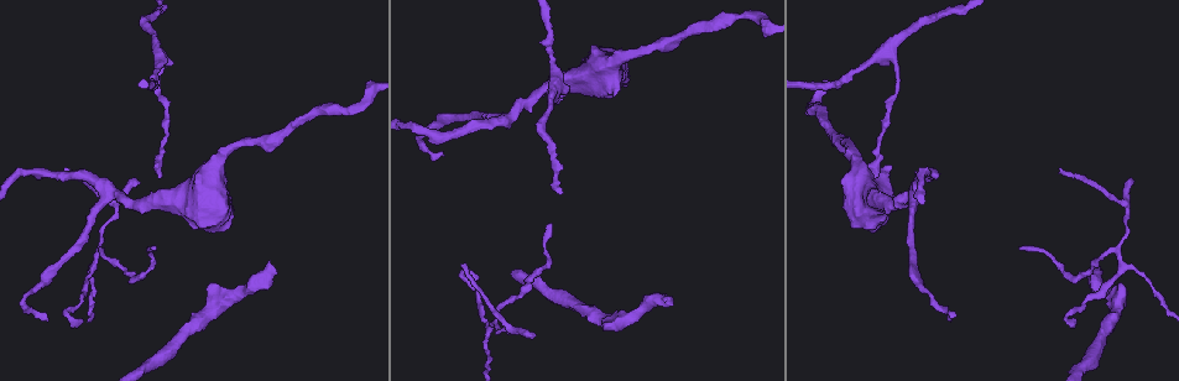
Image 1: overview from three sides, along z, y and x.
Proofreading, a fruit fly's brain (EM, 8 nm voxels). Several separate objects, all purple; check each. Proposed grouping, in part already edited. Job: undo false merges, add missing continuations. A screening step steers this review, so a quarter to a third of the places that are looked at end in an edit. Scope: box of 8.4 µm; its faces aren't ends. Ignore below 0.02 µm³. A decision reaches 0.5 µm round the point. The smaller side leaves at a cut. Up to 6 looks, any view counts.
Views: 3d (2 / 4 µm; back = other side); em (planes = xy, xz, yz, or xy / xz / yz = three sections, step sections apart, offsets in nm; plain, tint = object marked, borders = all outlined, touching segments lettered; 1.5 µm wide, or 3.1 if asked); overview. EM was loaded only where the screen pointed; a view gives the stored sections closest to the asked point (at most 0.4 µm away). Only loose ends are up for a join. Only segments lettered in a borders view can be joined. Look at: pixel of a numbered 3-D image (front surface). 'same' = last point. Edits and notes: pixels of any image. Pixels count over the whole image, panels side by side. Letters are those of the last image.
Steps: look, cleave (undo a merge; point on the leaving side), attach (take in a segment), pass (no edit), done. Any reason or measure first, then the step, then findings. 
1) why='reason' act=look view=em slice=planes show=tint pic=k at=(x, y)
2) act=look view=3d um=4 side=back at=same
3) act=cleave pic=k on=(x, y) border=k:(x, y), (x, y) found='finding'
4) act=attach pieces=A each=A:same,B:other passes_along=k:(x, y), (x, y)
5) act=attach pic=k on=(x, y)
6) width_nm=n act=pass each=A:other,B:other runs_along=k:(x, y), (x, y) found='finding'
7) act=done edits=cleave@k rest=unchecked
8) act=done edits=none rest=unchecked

why='tapers out' act=look view=em slice=xy step=4 show=tint pic=1 at=(137, 183)

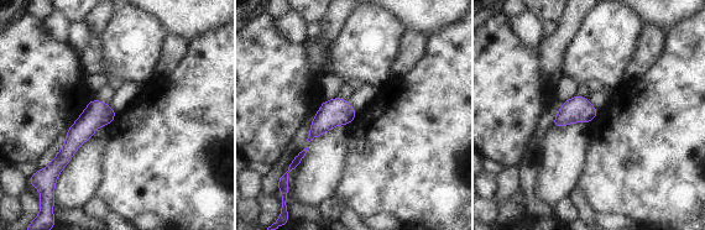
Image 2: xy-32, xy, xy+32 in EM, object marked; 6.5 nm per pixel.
why='another direction' act=look view=em slice=planes show=borders at=same

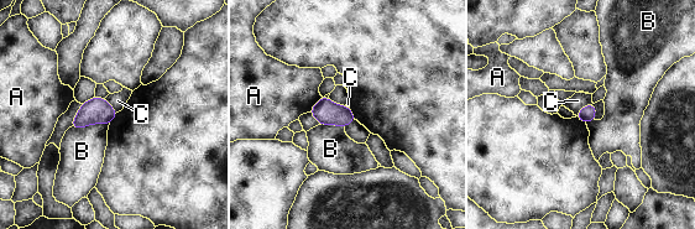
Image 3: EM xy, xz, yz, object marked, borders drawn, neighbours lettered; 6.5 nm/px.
act=pass each=A:other,B:other,C:other border=3:(592, 103), (589, 103), (575, 115) found='no lettered segment goes on from it'

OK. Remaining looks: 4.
act=look view=em slice=yz step=8 show=tint pic=1 at=(152, 248)

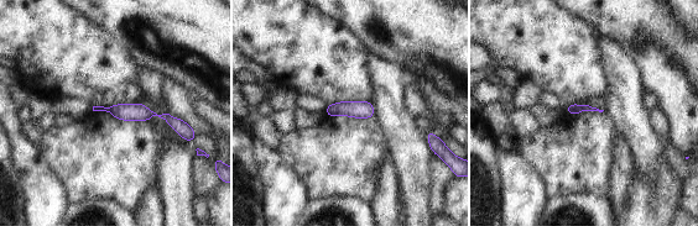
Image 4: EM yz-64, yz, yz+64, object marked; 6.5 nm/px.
act=look view=em slice=planes show=borders at=same

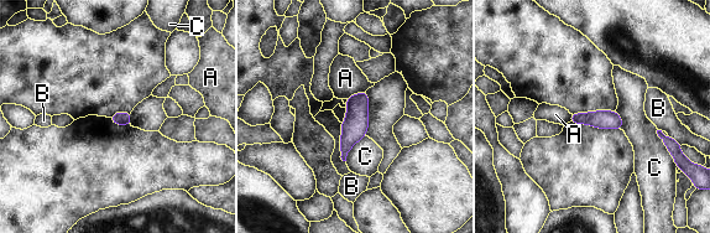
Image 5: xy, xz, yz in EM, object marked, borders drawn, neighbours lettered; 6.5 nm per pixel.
width_nm=90 act=pass each=A:other,B:other,C:other border=5:(365, 135), (353, 145), (345, 160) found='no lettered segment goes on from it'

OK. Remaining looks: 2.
why='branch stops here' act=look view=3d um=4 pic=1 at=(663, 300)

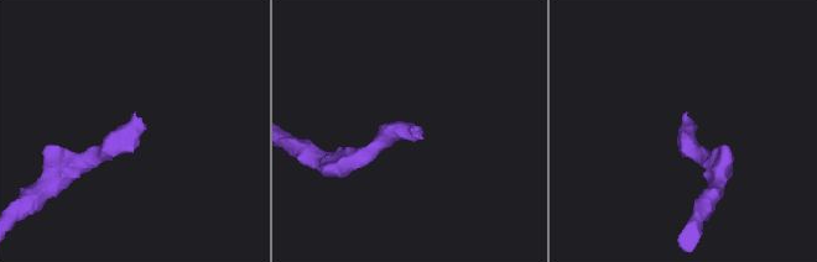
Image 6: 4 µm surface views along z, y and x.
act=look view=em slice=planes show=borders pic=6 at=(133, 115)

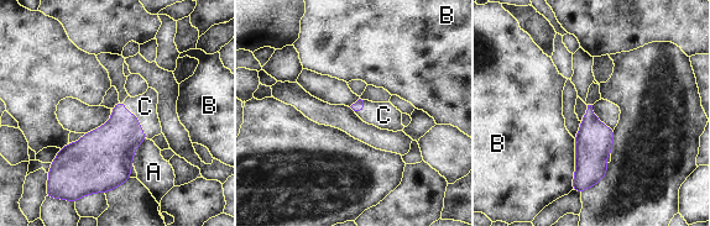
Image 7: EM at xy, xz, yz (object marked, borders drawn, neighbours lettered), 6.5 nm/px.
act=attach pieces=C each=A:other,B:other,C:same passes_along=7:(111, 147), (136, 117), (145, 106) found='it goes on there'

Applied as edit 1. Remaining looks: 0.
act=done edits=attach@7 rest=unchecked

